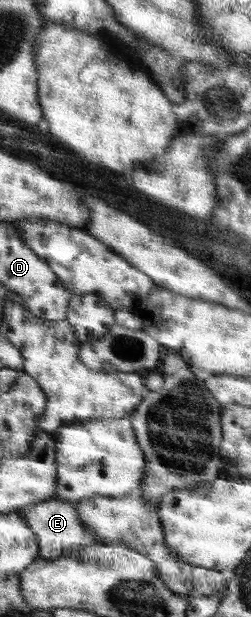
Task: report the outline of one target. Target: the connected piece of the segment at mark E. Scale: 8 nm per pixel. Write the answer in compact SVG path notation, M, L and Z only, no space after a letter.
M45 500L45 502L37 502L31 506L21 506L19 513L23 513L25 521L30 524L32 532L37 536L39 543L39 557L45 560L57 560L61 556L69 556L79 550L79 548L87 548L87 546L99 546L102 544L97 536L81 521L77 507L69 501Z

